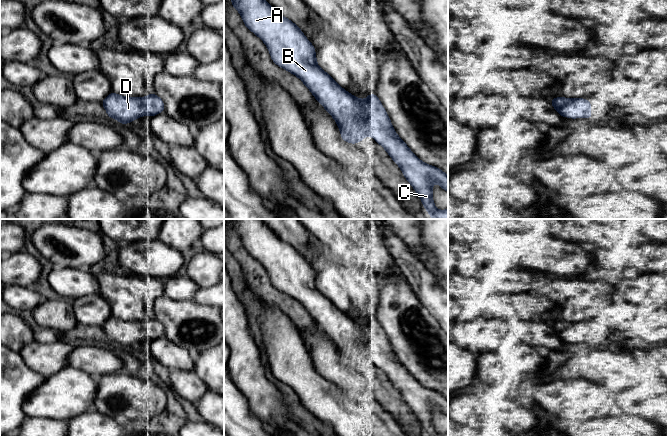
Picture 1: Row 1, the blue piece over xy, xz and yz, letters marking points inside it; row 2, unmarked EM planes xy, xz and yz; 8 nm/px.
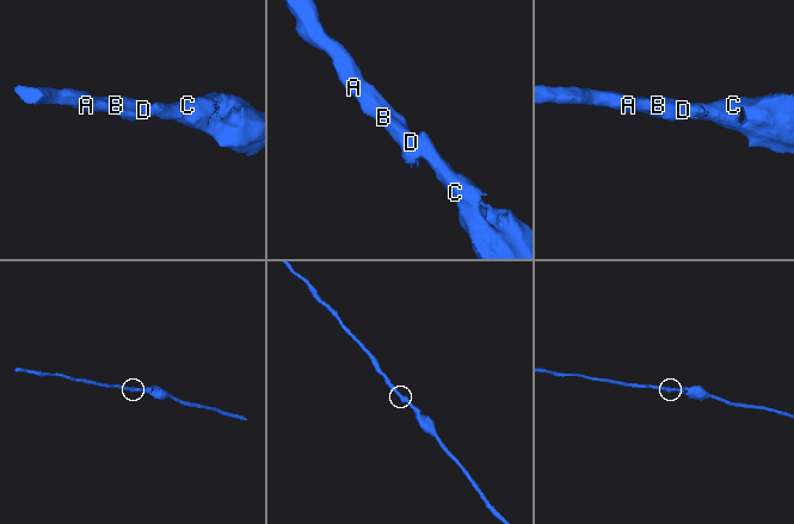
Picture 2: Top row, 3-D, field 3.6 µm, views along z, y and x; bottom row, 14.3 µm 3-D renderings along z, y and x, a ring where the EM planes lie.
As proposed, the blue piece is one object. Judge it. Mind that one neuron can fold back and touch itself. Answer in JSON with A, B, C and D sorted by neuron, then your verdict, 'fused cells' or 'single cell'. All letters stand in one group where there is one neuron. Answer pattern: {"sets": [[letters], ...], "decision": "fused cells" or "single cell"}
{"sets": [["A", "B", "C", "D"]], "decision": "single cell"}

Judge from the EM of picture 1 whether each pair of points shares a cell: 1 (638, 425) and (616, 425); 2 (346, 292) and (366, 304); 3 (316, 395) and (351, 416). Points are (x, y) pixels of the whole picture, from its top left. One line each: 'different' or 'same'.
1: same
2: same
3: same

